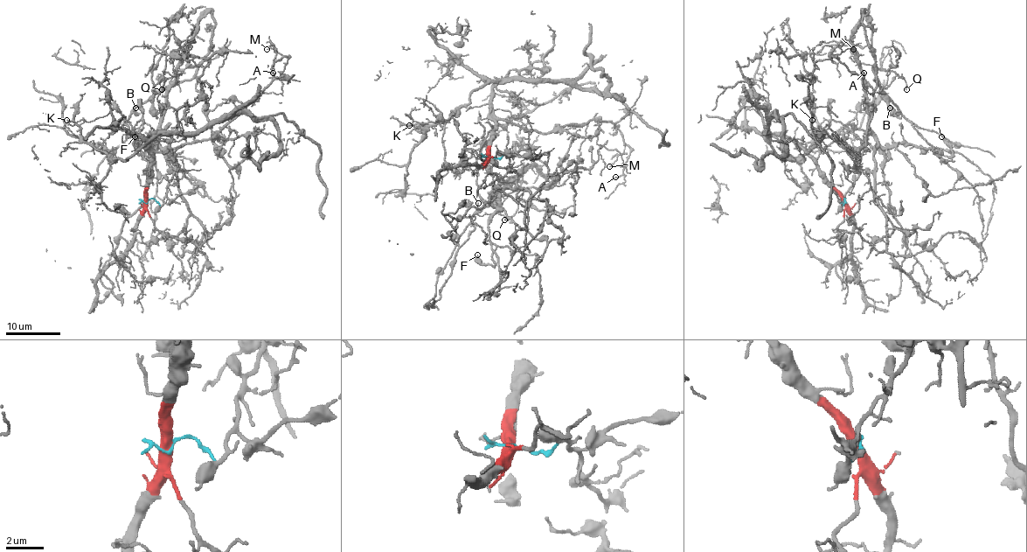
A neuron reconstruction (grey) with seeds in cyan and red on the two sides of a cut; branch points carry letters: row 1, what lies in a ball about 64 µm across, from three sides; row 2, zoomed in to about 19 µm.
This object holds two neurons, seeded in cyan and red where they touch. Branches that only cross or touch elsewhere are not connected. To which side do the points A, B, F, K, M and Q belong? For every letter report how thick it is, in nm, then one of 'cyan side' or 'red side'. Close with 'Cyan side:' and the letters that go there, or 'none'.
A: 130 nm | red side
B: 110 nm | cyan side
F: 280 nm | cyan side
K: 140 nm | red side
M: 60 nm | red side
Q: 90 nm | cyan side
Cyan side: B, F, Q

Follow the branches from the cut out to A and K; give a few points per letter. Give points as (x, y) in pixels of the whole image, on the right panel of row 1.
A: (844, 201), (807, 153), (819, 139), (807, 105), (808, 83), (814, 65), (835, 57), (862, 79), (863, 72)
K: (844, 201), (792, 141), (777, 135), (770, 144), (780, 158), (799, 158), (819, 135), (819, 125), (812, 120)

